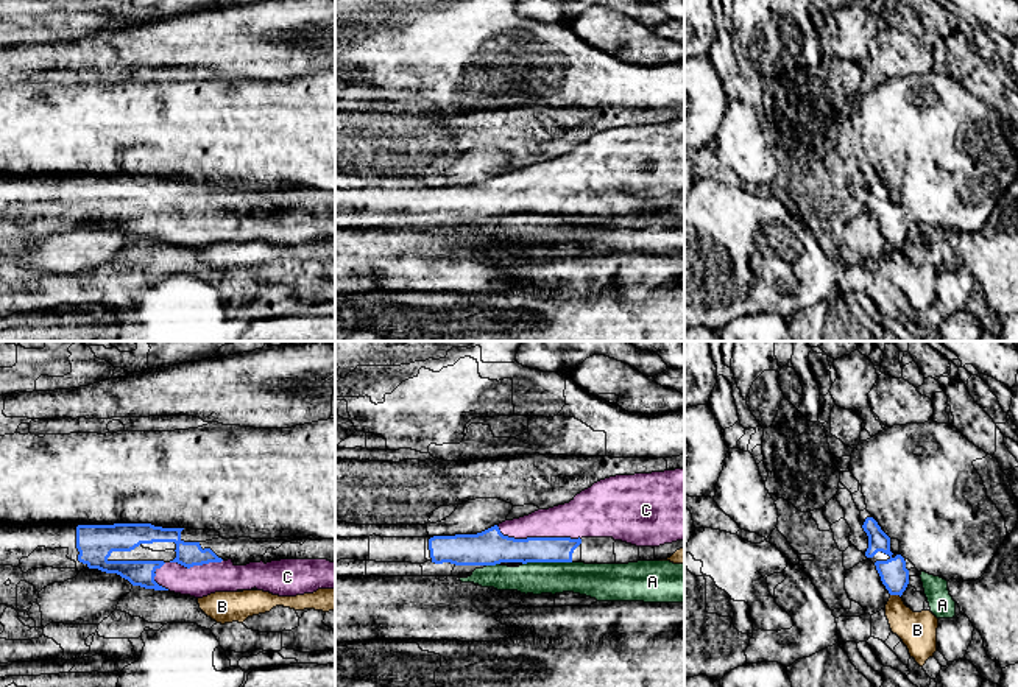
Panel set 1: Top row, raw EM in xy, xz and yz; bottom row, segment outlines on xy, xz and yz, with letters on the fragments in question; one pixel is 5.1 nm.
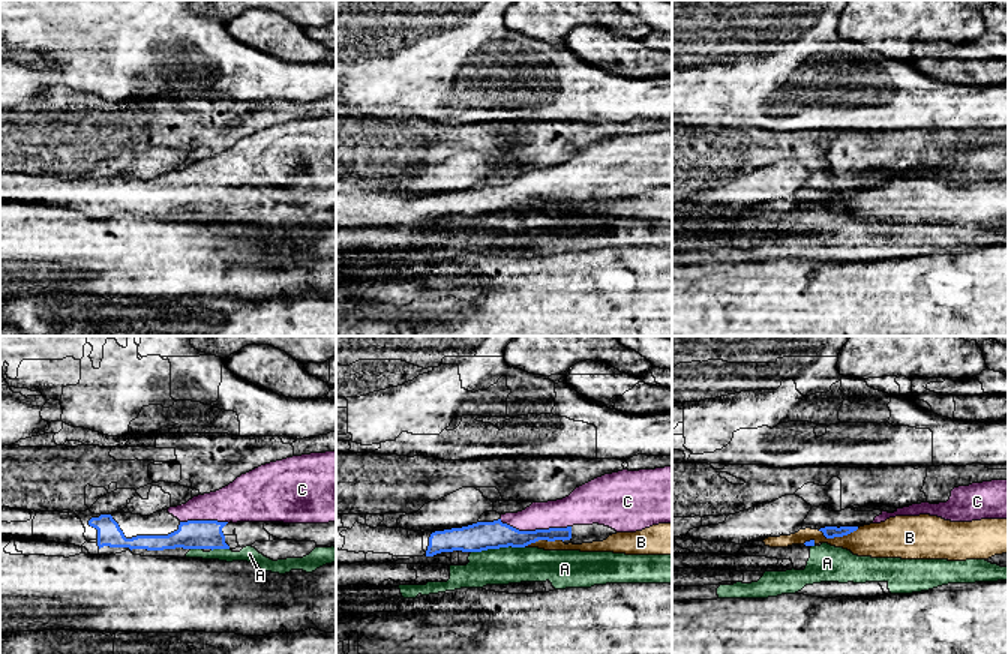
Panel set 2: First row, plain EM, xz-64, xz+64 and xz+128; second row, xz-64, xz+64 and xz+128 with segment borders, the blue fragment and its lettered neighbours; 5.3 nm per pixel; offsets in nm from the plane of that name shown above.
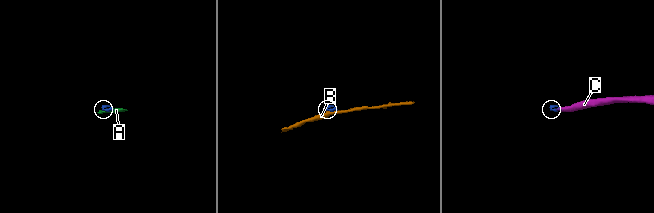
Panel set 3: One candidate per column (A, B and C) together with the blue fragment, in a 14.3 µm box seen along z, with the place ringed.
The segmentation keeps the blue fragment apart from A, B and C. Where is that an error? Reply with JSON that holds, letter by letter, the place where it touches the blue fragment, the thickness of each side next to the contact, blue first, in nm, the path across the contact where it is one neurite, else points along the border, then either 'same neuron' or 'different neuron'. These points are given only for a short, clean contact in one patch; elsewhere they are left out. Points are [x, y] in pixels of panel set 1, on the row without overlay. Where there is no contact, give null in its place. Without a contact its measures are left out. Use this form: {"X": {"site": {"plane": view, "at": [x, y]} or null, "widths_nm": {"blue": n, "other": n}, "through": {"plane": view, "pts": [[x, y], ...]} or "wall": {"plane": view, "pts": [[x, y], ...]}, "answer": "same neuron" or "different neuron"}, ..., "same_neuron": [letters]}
{"A": {"site": {"plane": "xz", "at": [546, 212]}, "widths_nm": {"blue": 140, "other": 170}, "wall": {"plane": "xz", "pts": [[571, 212], [527, 212], [523, 215]]}, "answer": "different neuron"}, "B": {"site": {"plane": "yz", "at": [895, 245]}, "widths_nm": {"blue": 140, "other": 190}, "answer": "different neuron"}, "C": {"site": {"plane": "xz", "at": [538, 189]}, "widths_nm": {"blue": 180, "other": 200}, "answer": "same neuron"}, "same_neuron": ["C"]}

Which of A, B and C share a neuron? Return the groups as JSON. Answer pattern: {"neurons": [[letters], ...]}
{"neurons": [["A"], ["B"], ["C"]]}

